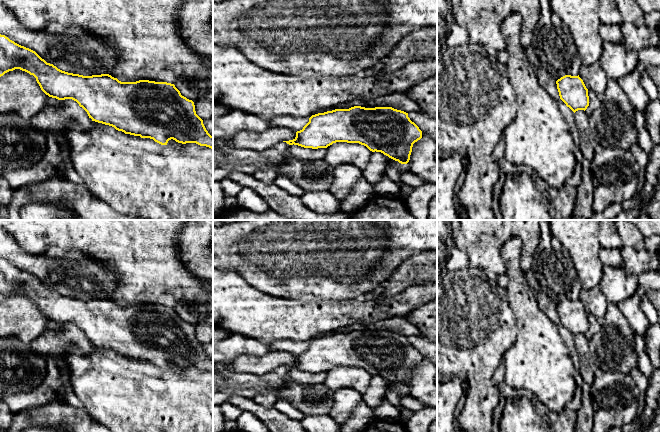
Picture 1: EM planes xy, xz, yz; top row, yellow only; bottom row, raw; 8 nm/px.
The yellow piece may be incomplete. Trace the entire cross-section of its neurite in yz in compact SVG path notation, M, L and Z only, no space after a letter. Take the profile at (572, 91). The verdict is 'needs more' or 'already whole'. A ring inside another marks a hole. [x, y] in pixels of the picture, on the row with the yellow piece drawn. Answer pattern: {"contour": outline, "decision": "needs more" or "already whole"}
{"contour": "M565 75L556 81L560 99L574 113L589 106L588 89L578 76Z", "decision": "already whole"}

